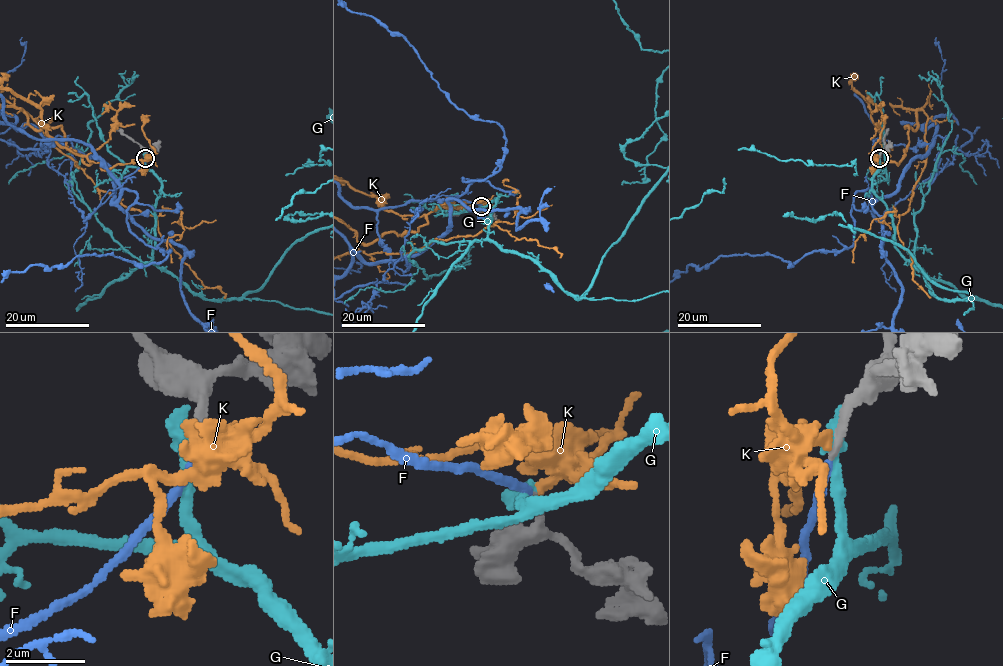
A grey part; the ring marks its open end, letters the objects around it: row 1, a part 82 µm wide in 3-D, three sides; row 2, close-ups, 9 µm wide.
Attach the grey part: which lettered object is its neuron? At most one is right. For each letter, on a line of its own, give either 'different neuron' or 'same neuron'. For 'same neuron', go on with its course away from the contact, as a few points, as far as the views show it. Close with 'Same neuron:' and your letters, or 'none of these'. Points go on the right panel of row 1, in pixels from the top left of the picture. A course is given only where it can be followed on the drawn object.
F: same neuron
G: different neuron
K: different neuron
Same neuron: F

